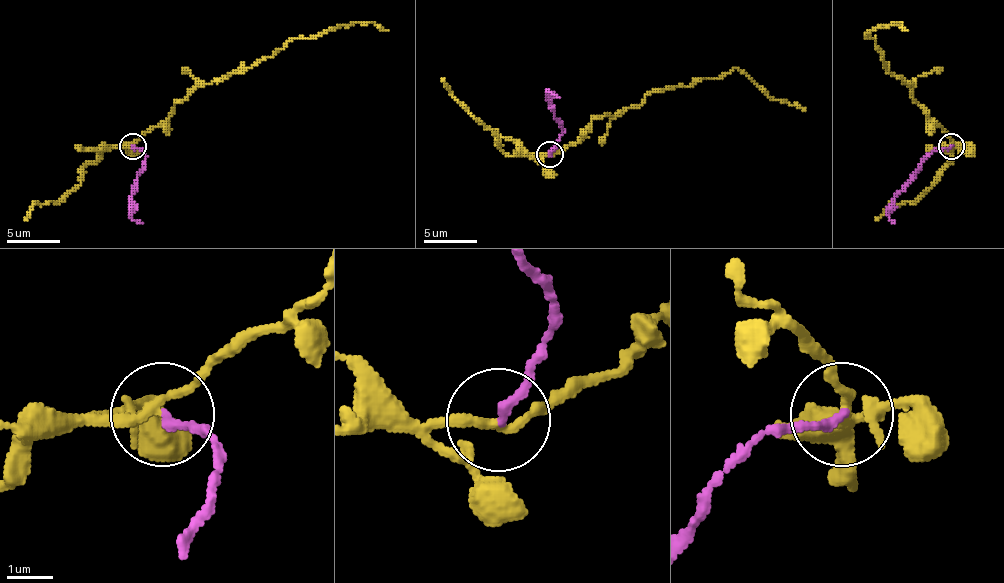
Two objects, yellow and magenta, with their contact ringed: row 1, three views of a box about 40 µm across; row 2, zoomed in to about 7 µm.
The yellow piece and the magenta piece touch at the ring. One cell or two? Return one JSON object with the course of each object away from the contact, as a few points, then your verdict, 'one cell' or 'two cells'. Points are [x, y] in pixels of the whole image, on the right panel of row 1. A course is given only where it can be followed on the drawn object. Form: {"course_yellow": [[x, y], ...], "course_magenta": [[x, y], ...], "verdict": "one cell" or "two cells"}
{"course_yellow": [[950, 145], [953, 143], [915, 102], [910, 84], [889, 70], [875, 38], [865, 36], [894, 22], [907, 30]], "course_magenta": [[950, 145], [932, 153], [894, 199], [889, 217], [894, 223]], "verdict": "two cells"}

